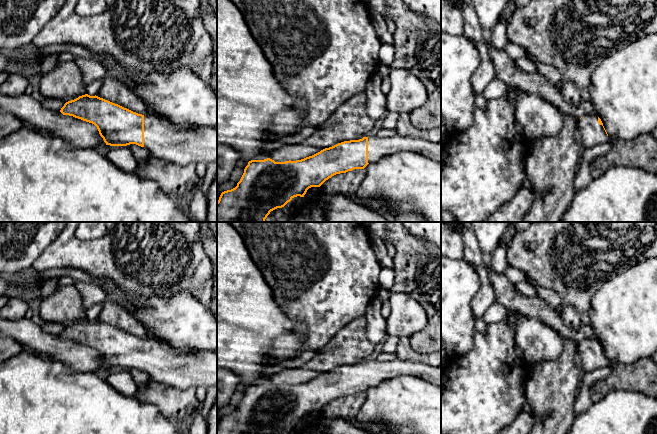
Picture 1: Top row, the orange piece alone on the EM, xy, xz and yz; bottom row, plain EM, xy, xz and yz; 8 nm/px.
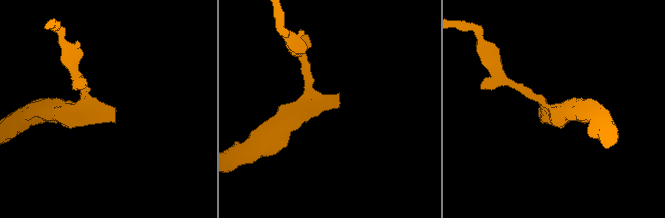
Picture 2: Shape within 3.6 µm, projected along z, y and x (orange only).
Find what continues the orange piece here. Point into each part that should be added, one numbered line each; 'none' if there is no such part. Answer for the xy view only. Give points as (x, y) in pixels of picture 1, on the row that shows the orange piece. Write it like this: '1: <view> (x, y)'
1: xy (165, 141)

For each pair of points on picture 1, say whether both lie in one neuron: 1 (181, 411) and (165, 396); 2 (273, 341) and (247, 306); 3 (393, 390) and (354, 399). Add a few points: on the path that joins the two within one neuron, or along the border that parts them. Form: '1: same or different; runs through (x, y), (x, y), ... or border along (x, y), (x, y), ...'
1: same; runs through (177, 407), (169, 400)
2: same; runs through (264, 332), (247, 315)
3: different; border along (365, 392), (365, 401), (356, 418)

